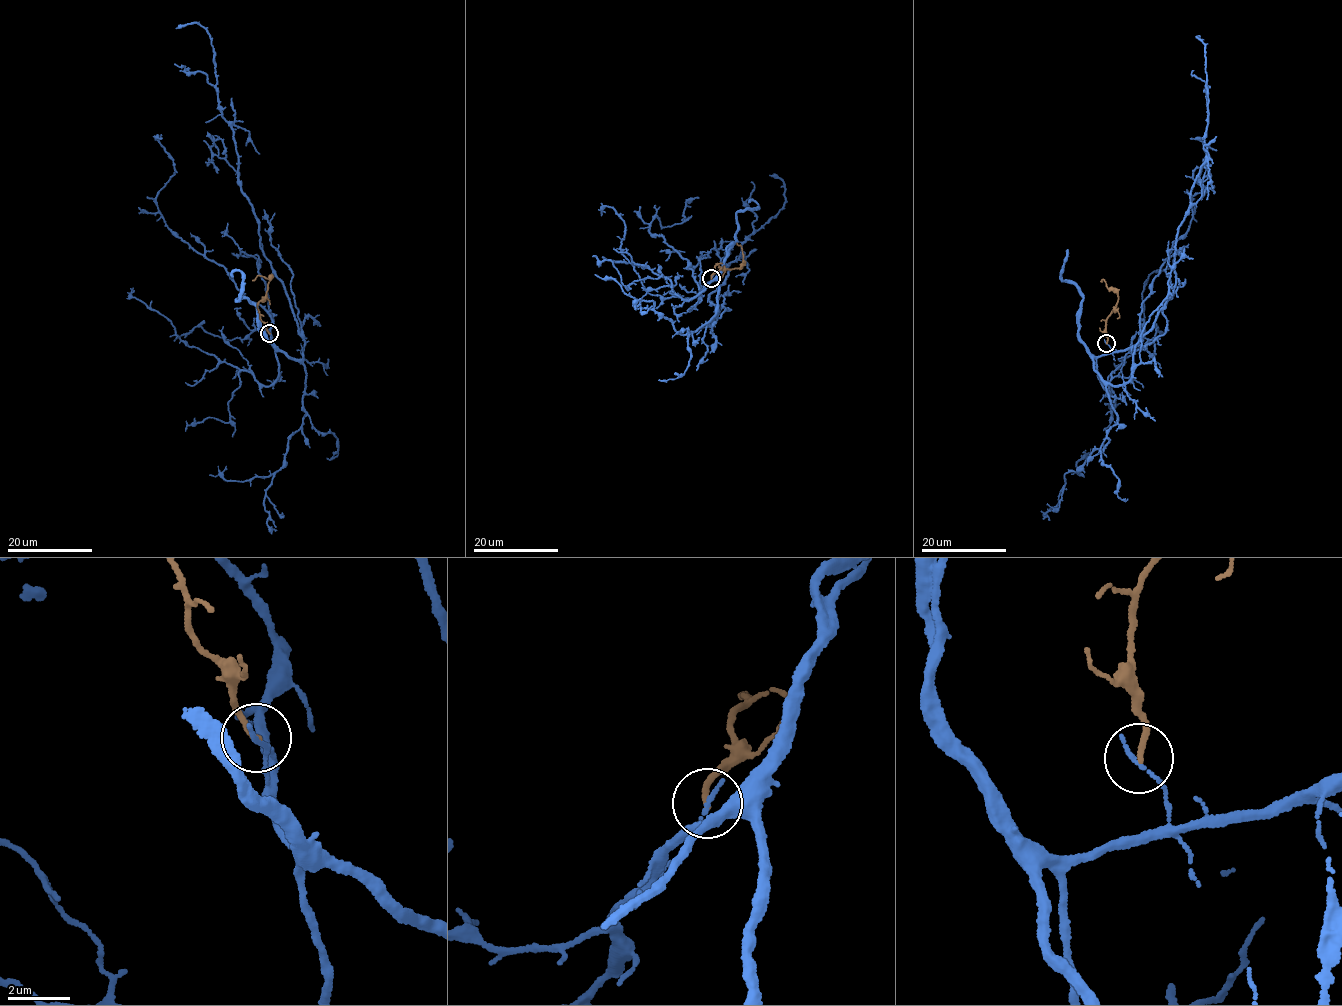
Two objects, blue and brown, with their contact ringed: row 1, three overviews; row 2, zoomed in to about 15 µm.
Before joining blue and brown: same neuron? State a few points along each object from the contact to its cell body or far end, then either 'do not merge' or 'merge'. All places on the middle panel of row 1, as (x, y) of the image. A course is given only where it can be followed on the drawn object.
blue runs (711, 278), (711, 326), (720, 312), (709, 294), (786, 202), (770, 175); brown runs (711, 278), (717, 264), (725, 269), (739, 268), (742, 263), (742, 247), (737, 243); do not merge

